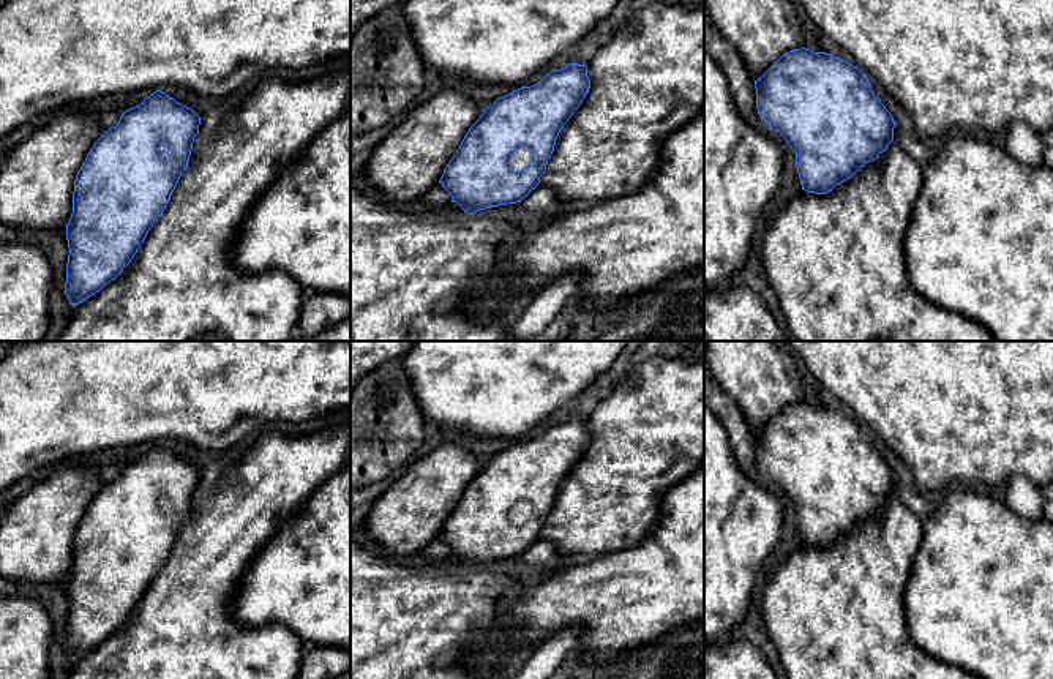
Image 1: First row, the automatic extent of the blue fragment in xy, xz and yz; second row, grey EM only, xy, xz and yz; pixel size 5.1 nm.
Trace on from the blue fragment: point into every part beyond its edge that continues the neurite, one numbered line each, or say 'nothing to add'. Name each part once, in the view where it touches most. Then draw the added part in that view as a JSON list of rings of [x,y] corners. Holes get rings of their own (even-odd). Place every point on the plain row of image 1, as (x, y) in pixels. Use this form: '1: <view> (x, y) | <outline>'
1: xz (520, 513) | [[[527,502],[518,504],[512,512],[512,521],[521,524],[529,518],[530,508]]]

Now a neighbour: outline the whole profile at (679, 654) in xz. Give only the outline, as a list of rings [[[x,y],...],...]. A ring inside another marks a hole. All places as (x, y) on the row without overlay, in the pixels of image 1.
[[[704,624],[663,635],[636,668],[616,679],[704,679]]]

